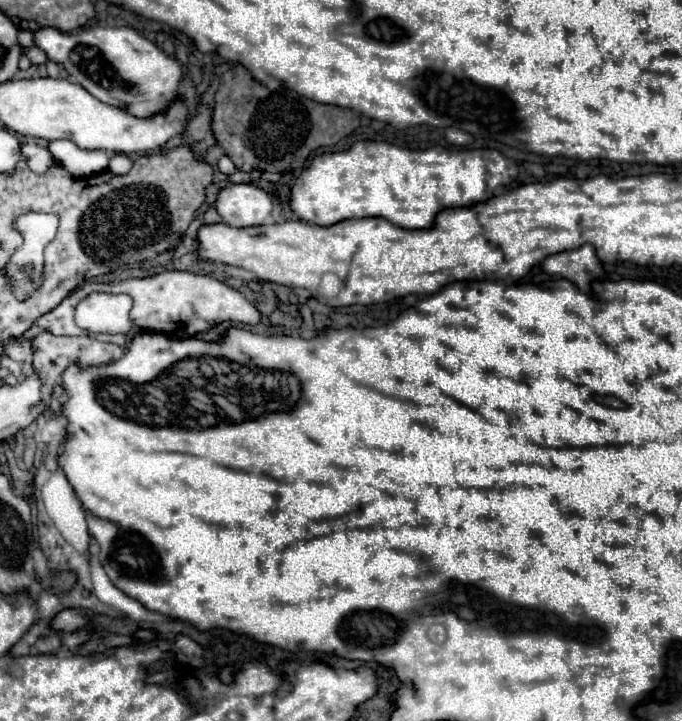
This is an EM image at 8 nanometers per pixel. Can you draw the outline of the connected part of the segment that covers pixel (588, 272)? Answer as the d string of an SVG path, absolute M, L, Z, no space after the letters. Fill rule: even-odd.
M583 244L575 250L565 250L553 256L547 256L541 268L547 274L565 278L573 282L581 292L591 292L591 282L603 278L603 268L599 258L595 256L595 248L591 244Z

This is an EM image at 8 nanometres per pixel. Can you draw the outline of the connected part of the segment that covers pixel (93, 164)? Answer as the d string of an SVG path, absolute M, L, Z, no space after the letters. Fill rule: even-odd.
M71 140L49 142L49 150L57 164L61 164L71 176L91 176L107 170L105 150L81 150Z

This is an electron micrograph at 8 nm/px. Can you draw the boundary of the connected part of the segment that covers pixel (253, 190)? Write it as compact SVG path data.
M227 184L219 190L215 208L229 226L265 224L271 214L271 196L255 184Z

